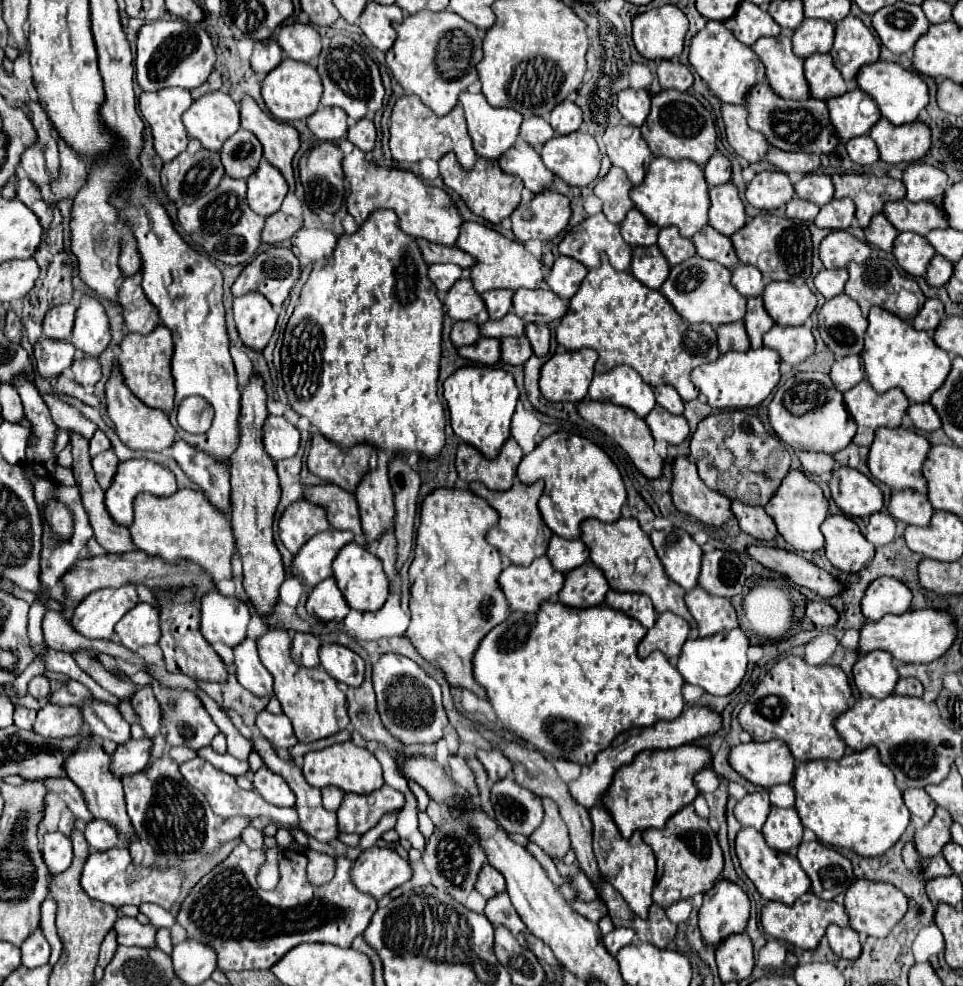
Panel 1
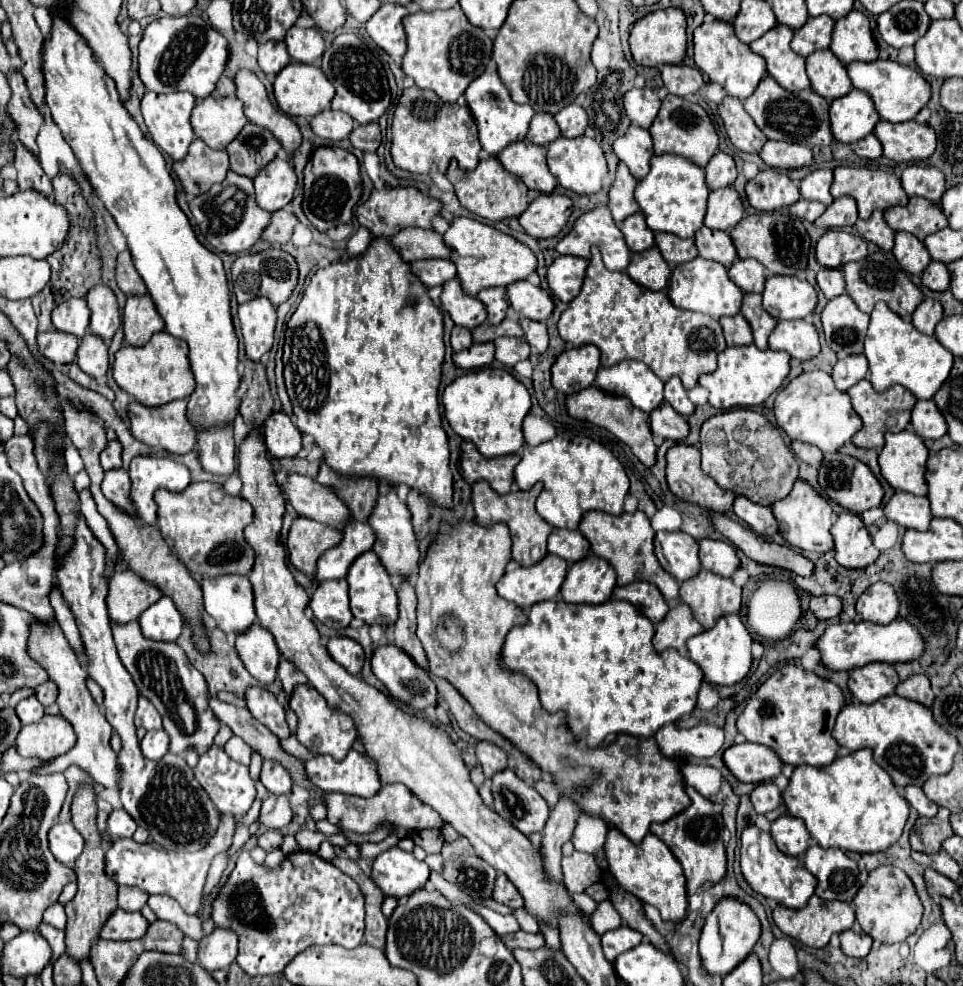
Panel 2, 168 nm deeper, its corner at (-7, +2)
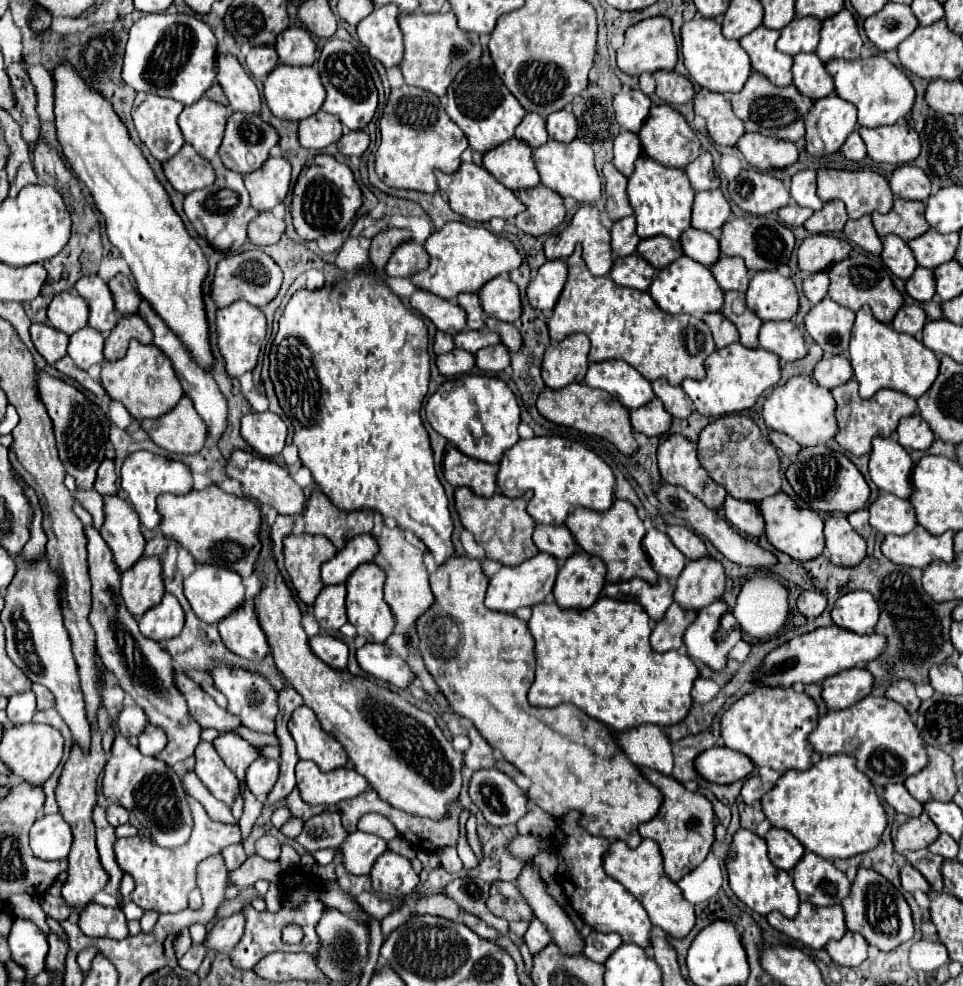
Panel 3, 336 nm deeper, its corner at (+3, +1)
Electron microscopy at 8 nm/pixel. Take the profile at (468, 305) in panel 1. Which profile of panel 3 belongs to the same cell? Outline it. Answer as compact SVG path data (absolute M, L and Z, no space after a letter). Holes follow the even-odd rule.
M417 289L413 293L411 305L425 317L429 317L439 331L445 331L449 335L457 335L467 325L467 315L457 303L439 299L435 293L429 293L425 289Z

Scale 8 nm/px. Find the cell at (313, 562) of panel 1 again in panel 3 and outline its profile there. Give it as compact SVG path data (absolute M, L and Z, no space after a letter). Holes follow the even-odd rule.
M357 535L357 539L349 539L349 543L335 553L329 561L321 565L323 583L345 583L351 571L367 561L373 561L377 553L377 541L371 535Z

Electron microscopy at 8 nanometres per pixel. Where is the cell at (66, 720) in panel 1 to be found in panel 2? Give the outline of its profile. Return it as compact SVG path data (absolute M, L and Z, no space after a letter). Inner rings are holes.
M45 716L35 724L23 726L17 738L17 752L23 758L39 758L39 760L51 760L57 758L61 754L65 754L67 750L71 750L75 746L75 732L69 726L69 722L63 716Z

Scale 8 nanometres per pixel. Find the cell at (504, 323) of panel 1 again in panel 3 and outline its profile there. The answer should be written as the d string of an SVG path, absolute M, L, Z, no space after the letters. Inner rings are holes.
M465 329L461 333L455 335L455 347L467 349L471 353L479 351L481 347L489 347L489 345L497 345L501 341L501 337L495 331L473 331L473 329Z

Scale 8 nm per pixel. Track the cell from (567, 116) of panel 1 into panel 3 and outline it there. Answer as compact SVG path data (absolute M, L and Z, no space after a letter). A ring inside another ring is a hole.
M555 111L547 117L547 131L551 139L557 139L561 143L569 143L577 135L577 121L571 111Z

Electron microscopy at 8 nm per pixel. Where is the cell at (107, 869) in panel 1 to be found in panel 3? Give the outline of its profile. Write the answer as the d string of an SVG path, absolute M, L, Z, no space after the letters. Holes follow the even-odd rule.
M189 797L195 827L191 833L191 839L183 847L175 849L163 849L155 845L153 841L145 837L127 837L115 841L115 857L121 867L121 871L129 873L135 881L135 891L131 893L131 901L137 903L141 909L155 909L159 913L179 913L187 909L187 895L191 889L197 887L195 875L197 875L197 863L203 861L209 855L221 853L227 845L241 841L239 825L229 825L221 821L213 821L205 807Z

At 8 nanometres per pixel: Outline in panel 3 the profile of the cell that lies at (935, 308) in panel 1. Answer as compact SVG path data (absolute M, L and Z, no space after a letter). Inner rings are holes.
M903 305L893 319L893 329L897 329L899 333L915 335L925 327L925 323L927 315L921 309L921 305Z

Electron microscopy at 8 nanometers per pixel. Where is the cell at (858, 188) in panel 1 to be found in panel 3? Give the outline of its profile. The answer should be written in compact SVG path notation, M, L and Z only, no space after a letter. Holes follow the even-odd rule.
M819 169L817 171L817 195L823 201L841 199L847 207L849 219L861 219L869 213L887 213L893 207L893 193L887 179L875 171L839 171L839 169Z

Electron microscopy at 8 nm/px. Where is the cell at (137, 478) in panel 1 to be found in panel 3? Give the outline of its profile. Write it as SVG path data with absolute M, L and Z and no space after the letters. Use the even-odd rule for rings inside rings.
M139 451L139 453L129 455L129 459L125 459L125 463L121 467L121 487L127 491L129 501L133 503L133 507L141 519L141 525L147 529L153 529L159 525L159 513L155 507L157 495L189 493L193 489L193 477L191 477L191 471L181 461L159 457L149 451Z

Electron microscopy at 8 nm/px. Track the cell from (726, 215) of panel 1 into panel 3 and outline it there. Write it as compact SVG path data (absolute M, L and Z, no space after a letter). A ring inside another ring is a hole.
M715 189L715 191L701 191L695 195L693 203L693 219L691 225L695 229L707 231L717 235L717 231L723 227L723 223L729 219L731 207L725 195Z

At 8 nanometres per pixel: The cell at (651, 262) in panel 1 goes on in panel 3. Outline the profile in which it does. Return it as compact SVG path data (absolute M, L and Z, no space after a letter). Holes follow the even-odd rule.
M633 253L627 257L617 257L609 277L617 285L647 291L655 277L655 267L651 263L645 263L645 259L639 253Z

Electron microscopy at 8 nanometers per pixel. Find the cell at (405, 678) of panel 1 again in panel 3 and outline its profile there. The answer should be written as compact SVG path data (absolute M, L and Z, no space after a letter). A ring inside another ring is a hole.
M365 643L357 649L357 663L367 675L399 689L407 689L415 679L409 665L399 655L391 653L385 643Z

